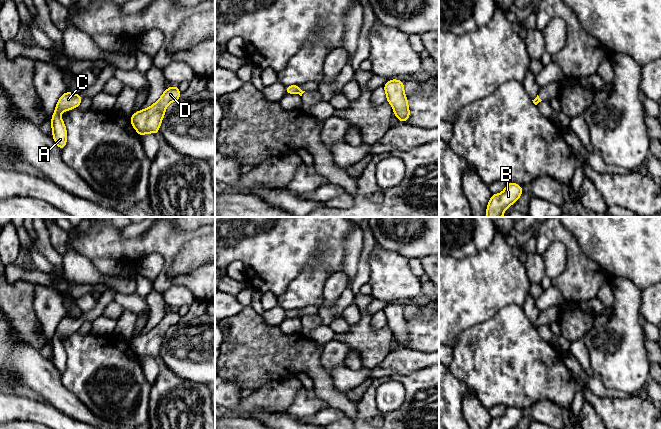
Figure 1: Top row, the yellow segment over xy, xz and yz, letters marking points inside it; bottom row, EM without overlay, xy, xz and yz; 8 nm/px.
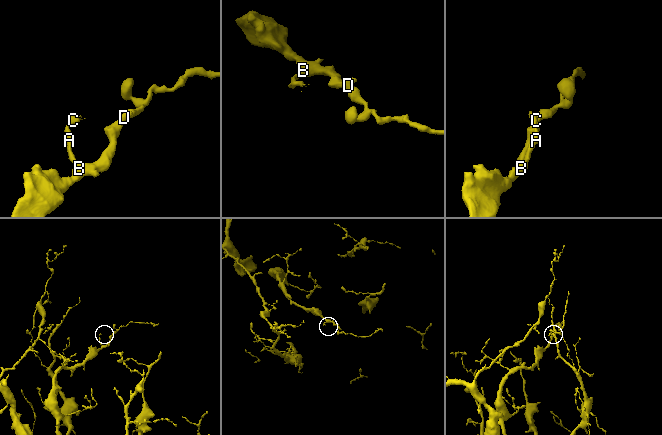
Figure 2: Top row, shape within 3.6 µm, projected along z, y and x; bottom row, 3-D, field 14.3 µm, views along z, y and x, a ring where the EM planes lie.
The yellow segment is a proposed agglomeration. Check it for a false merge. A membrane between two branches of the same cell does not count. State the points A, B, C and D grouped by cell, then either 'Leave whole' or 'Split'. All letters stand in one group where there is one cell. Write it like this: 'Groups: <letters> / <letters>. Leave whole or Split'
Groups: A B C D. Leave whole

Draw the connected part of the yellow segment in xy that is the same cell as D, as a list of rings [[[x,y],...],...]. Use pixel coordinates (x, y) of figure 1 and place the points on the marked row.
[[[176,85],[166,88],[165,92],[156,103],[147,109],[135,112],[131,117],[131,125],[138,135],[145,135],[149,132],[158,135],[159,126],[165,114],[166,107],[181,97],[180,90]]]

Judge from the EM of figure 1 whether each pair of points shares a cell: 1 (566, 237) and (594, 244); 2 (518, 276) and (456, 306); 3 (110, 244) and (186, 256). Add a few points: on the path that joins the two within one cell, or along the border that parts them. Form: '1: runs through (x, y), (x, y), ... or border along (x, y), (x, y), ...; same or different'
1: border along (564, 227), (572, 234), (579, 247), (591, 259); different
2: runs through (503, 278), (493, 278), (471, 291); same
3: border along (192, 237), (171, 264), (171, 278); different

